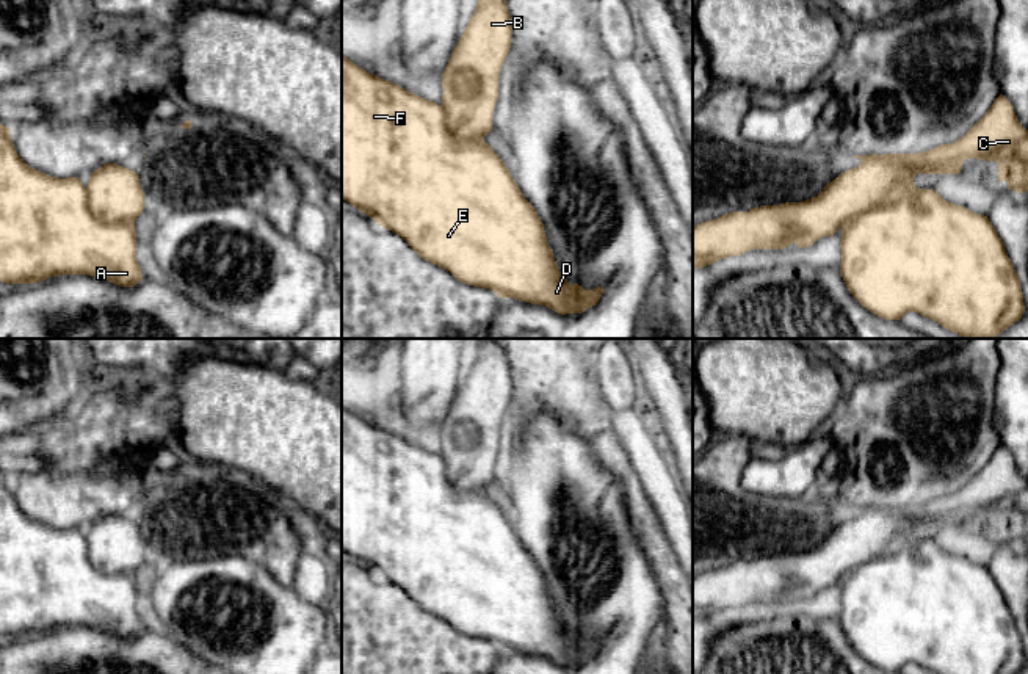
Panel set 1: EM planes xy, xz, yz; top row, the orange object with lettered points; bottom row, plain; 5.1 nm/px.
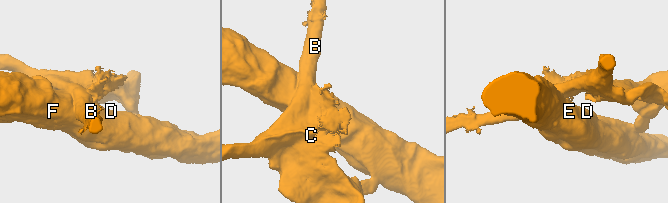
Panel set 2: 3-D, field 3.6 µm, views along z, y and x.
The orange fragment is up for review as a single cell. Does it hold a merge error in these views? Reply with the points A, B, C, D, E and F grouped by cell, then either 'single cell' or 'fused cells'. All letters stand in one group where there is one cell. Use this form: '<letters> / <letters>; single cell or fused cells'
A D E F / B C; fused cells

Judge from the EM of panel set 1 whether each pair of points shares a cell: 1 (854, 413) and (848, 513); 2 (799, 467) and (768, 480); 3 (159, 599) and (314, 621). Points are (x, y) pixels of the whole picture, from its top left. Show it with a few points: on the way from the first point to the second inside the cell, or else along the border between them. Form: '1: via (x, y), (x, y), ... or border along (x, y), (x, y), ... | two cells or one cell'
1: border along (843, 471), (839, 497), (851, 507) | two cells
2: via (792, 472), (776, 474) | one cell
3: via (198, 577), (213, 571), (251, 580), (275, 601) | one cell

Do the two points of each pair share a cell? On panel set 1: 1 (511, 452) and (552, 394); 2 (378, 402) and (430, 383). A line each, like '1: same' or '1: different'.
1: different
2: different

